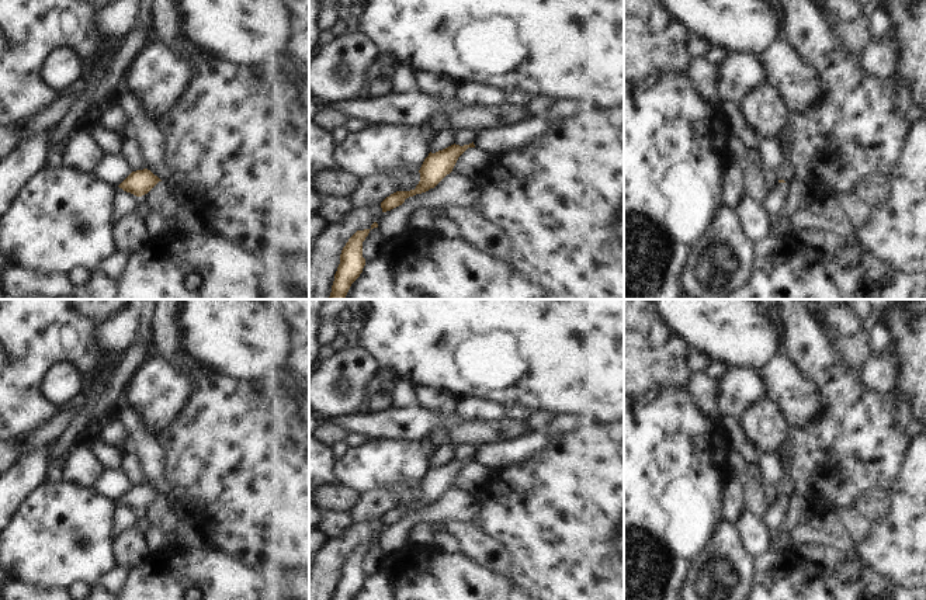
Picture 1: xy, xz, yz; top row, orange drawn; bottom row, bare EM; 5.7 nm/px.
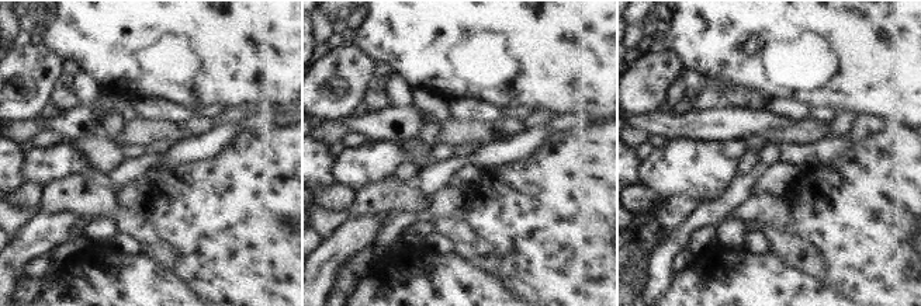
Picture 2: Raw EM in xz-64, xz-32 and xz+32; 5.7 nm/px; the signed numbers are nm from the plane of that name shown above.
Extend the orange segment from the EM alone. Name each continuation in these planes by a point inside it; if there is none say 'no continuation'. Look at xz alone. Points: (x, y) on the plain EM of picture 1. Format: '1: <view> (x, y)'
1: xz (516, 450)

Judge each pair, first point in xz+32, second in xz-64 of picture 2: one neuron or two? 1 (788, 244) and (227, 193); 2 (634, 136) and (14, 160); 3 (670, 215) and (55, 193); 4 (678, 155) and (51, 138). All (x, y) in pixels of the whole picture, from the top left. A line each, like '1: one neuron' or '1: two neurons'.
1: two neurons
2: two neurons
3: one neuron
4: two neurons

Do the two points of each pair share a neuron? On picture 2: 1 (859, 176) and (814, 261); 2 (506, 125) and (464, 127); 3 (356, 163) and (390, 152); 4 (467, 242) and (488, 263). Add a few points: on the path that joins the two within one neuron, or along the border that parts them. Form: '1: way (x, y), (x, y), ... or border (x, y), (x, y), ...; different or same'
1: border (795, 233), (819, 251), (823, 261), (819, 277); different
2: way (497, 127), (474, 128); same
3: way (364, 163), (381, 159); same
4: way (473, 247), (482, 257); same

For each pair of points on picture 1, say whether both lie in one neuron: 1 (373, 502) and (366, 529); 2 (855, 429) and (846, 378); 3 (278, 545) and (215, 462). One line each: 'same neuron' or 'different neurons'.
1: different neurons
2: same neuron
3: same neuron

